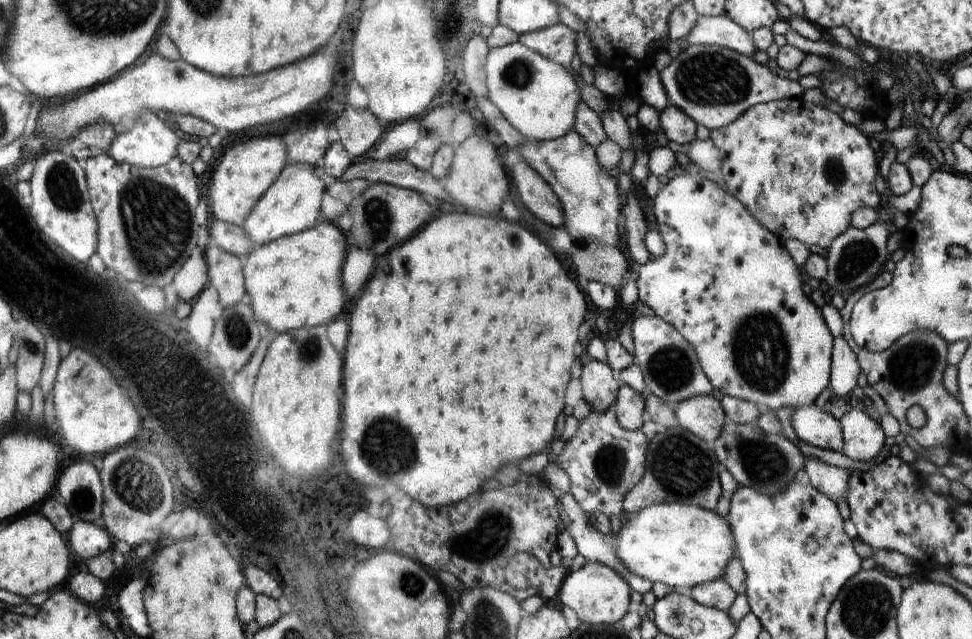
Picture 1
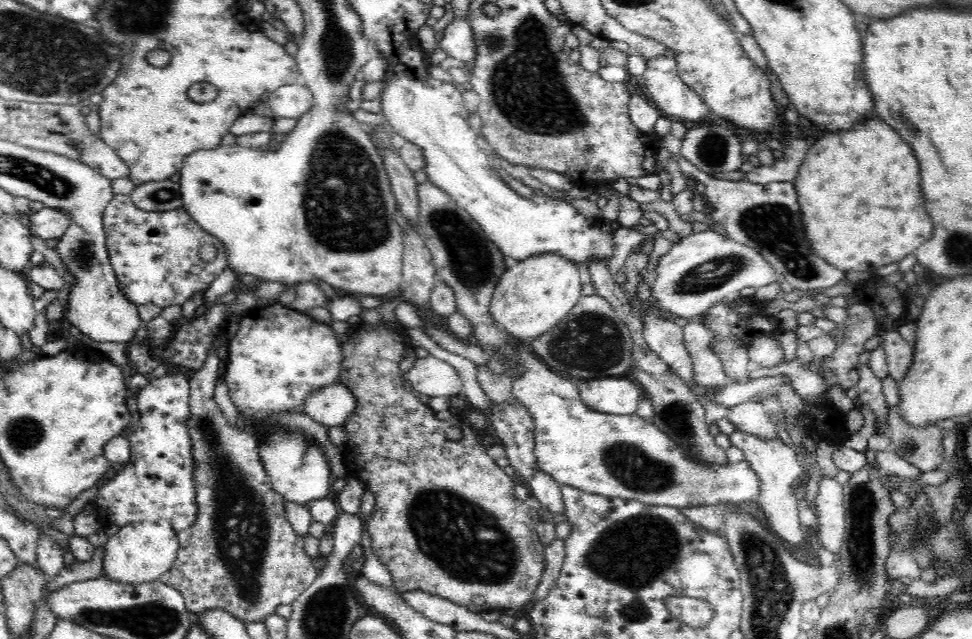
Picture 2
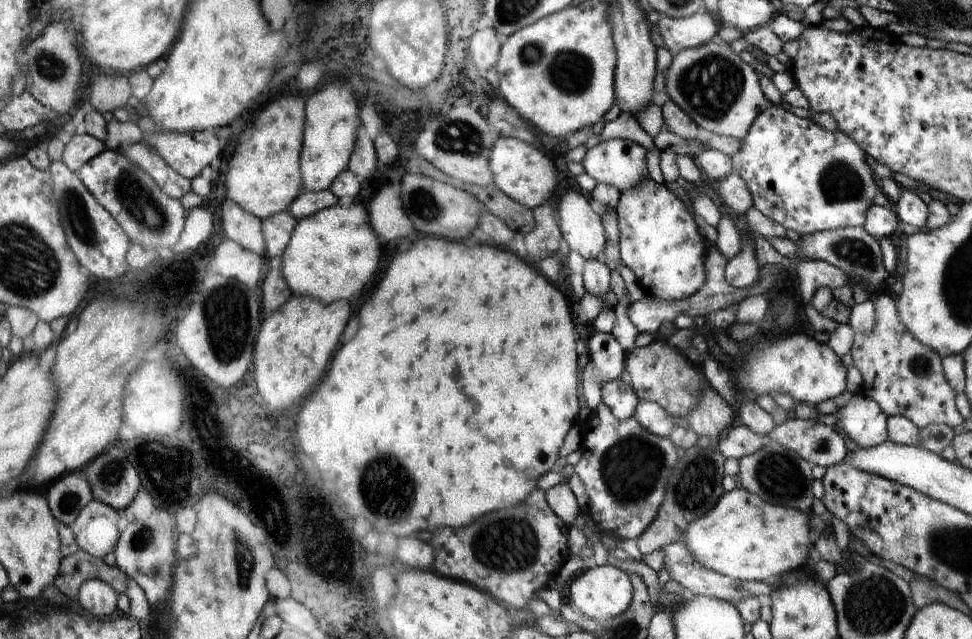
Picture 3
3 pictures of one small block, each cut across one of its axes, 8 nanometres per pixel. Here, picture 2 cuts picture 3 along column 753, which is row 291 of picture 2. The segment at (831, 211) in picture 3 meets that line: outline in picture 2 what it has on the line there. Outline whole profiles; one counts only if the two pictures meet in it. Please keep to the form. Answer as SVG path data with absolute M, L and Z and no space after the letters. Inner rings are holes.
M116 194L103 212L104 232L106 233L106 246L108 256L116 273L118 285L128 297L128 301L142 306L152 302L160 308L173 304L184 304L196 293L204 293L209 286L219 277L219 274L228 267L226 249L220 245L217 238L200 228L194 219L184 210L183 206L168 212L148 212L140 210L133 202L130 195ZM210 242L217 248L217 255L213 261L206 263L200 259L198 248L202 243Z

